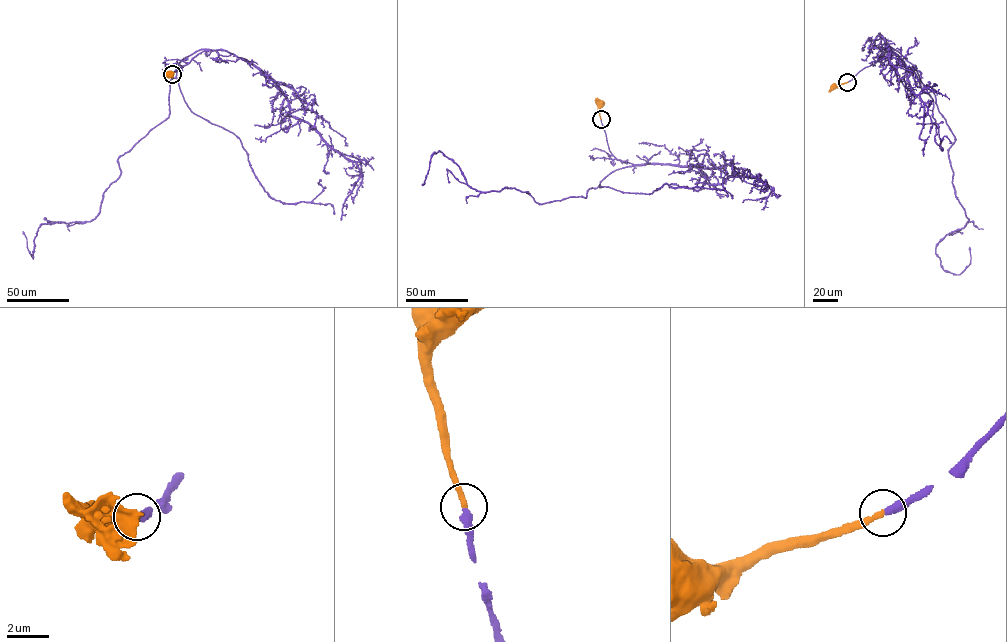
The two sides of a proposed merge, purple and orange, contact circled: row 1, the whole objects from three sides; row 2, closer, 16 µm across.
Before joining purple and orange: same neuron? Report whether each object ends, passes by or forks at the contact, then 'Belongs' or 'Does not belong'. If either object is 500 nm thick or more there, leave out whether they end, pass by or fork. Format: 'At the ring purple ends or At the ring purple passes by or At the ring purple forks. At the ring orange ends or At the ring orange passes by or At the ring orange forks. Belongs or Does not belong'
At the ring purple ends. At the ring orange ends. Belongs

